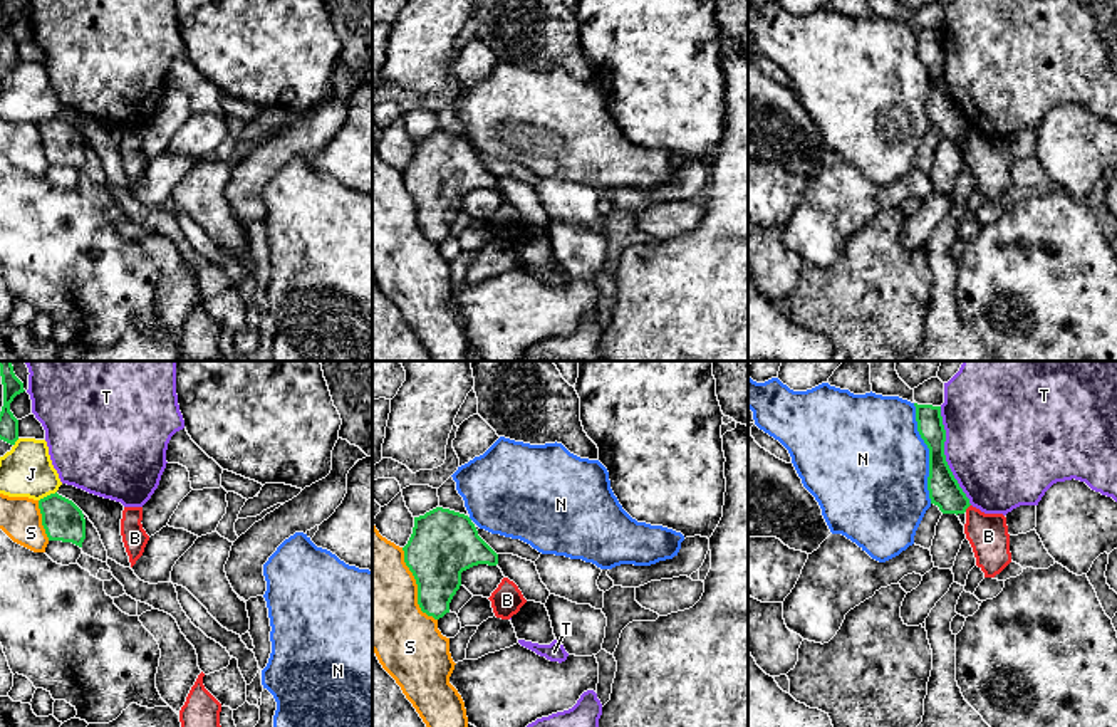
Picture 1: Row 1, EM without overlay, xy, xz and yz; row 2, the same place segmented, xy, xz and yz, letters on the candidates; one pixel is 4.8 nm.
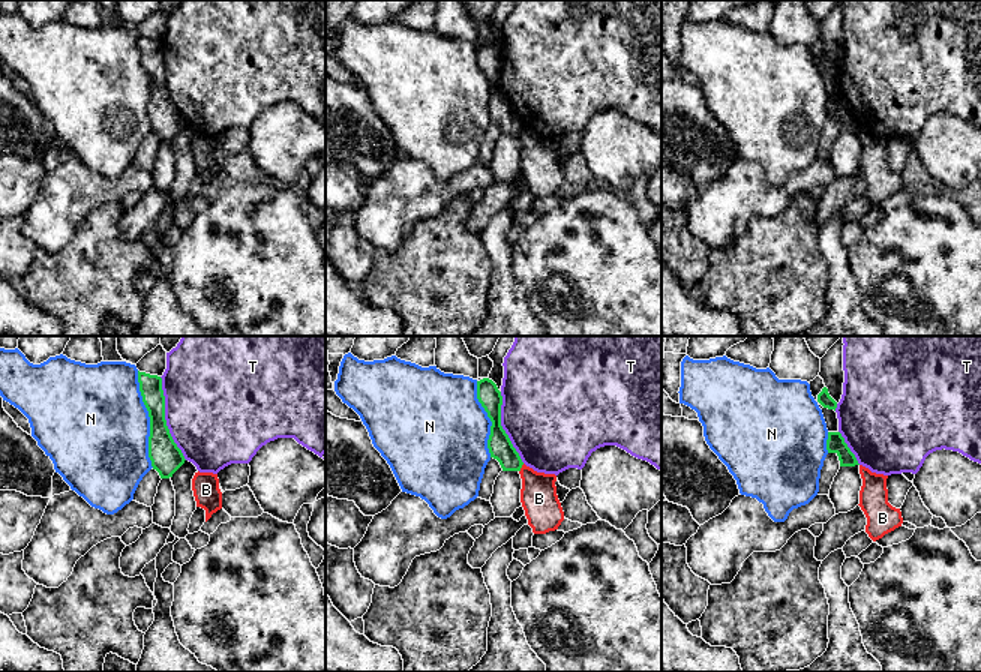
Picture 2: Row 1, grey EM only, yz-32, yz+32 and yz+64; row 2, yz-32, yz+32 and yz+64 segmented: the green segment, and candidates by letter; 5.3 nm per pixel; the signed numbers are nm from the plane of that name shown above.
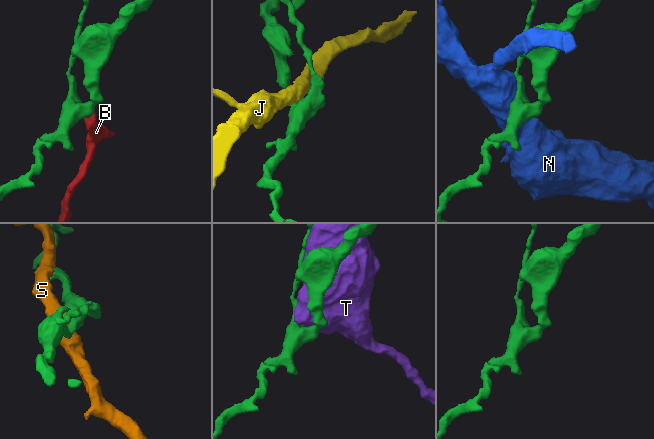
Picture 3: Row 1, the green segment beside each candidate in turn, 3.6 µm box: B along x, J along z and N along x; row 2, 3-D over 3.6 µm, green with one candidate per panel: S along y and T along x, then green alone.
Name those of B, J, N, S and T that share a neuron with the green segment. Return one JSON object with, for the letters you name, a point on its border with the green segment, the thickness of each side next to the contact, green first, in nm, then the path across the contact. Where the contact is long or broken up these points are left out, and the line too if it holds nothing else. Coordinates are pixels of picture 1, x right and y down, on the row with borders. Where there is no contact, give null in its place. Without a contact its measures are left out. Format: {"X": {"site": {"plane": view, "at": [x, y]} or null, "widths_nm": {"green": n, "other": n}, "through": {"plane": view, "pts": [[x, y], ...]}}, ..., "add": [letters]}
{"add": []}

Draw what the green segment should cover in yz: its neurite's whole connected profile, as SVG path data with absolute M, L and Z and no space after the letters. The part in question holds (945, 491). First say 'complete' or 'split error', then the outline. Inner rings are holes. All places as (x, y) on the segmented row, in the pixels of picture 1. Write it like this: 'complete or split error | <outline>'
complete | M917 403L914 406L917 431L929 448L927 490L931 504L938 505L943 514L964 514L971 504L946 462L941 406Z

